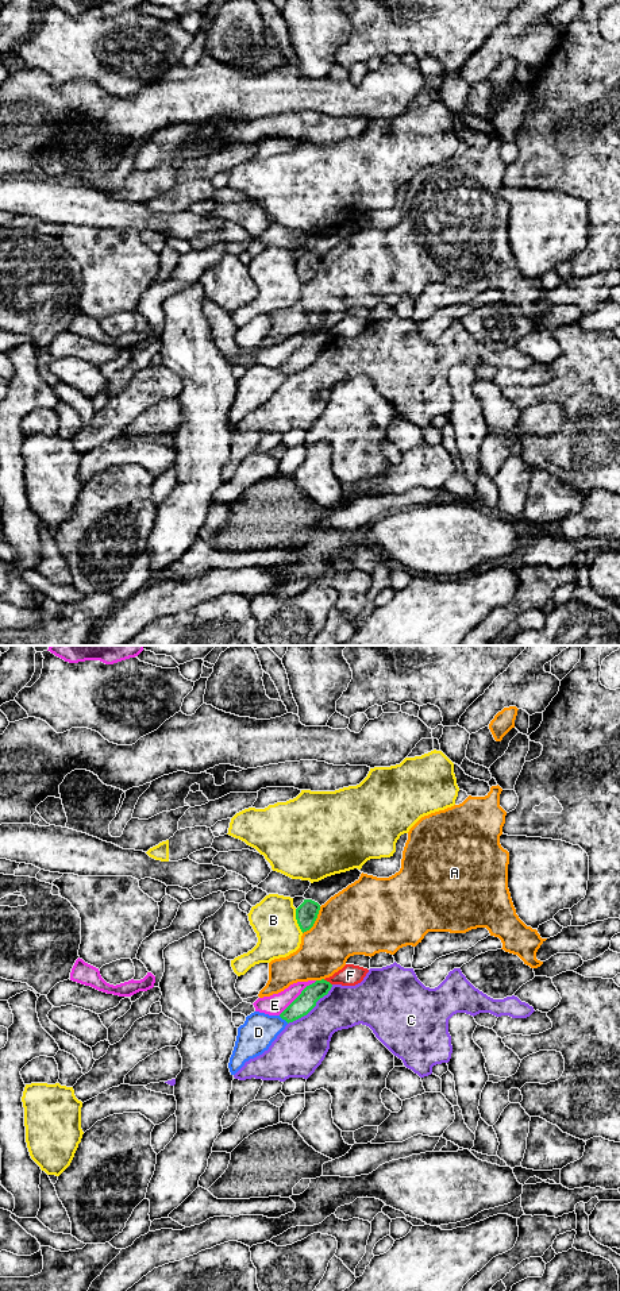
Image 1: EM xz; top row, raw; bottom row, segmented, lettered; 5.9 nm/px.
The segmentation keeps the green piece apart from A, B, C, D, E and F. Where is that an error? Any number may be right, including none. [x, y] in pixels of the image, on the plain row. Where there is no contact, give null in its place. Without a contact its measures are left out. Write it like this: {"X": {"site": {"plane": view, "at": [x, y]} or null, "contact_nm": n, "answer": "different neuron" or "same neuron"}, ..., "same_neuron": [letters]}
{"A": {"site": {"plane": "xz", "at": [315, 272]}, "contact_nm": 200, "answer": "different neuron"}, "B": {"site": {"plane": "xz", "at": [297, 273]}, "contact_nm": 150, "answer": "different neuron"}, "C": {"site": {"plane": "xz", "at": [312, 359]}, "contact_nm": 360, "answer": "different neuron"}, "D": {"site": {"plane": "xz", "at": [284, 370]}, "contact_nm": 80, "answer": "different neuron"}, "E": {"site": {"plane": "xz", "at": [299, 347]}, "contact_nm": 300, "answer": "different neuron"}, "F": {"site": {"plane": "xz", "at": [326, 332]}, "contact_nm": 70, "answer": "different neuron"}, "same_neuron": []}

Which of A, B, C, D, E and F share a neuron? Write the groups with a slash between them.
A / B / C / D / E F

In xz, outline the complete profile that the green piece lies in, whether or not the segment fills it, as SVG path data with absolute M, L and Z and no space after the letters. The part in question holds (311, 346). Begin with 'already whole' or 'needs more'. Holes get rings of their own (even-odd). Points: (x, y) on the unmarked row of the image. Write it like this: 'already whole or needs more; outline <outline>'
already whole; outline M324 331L307 338L301 346L280 366L288 375L307 367L316 354L328 346L332 336Z

